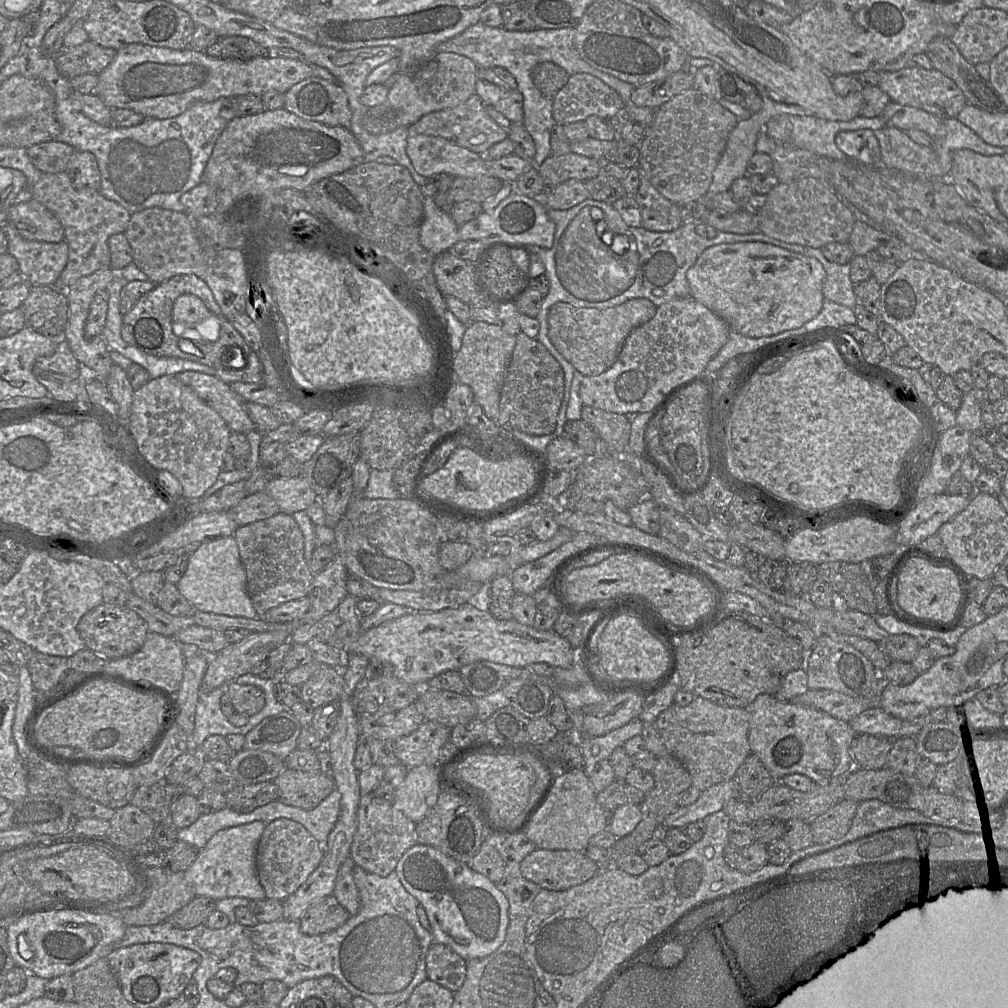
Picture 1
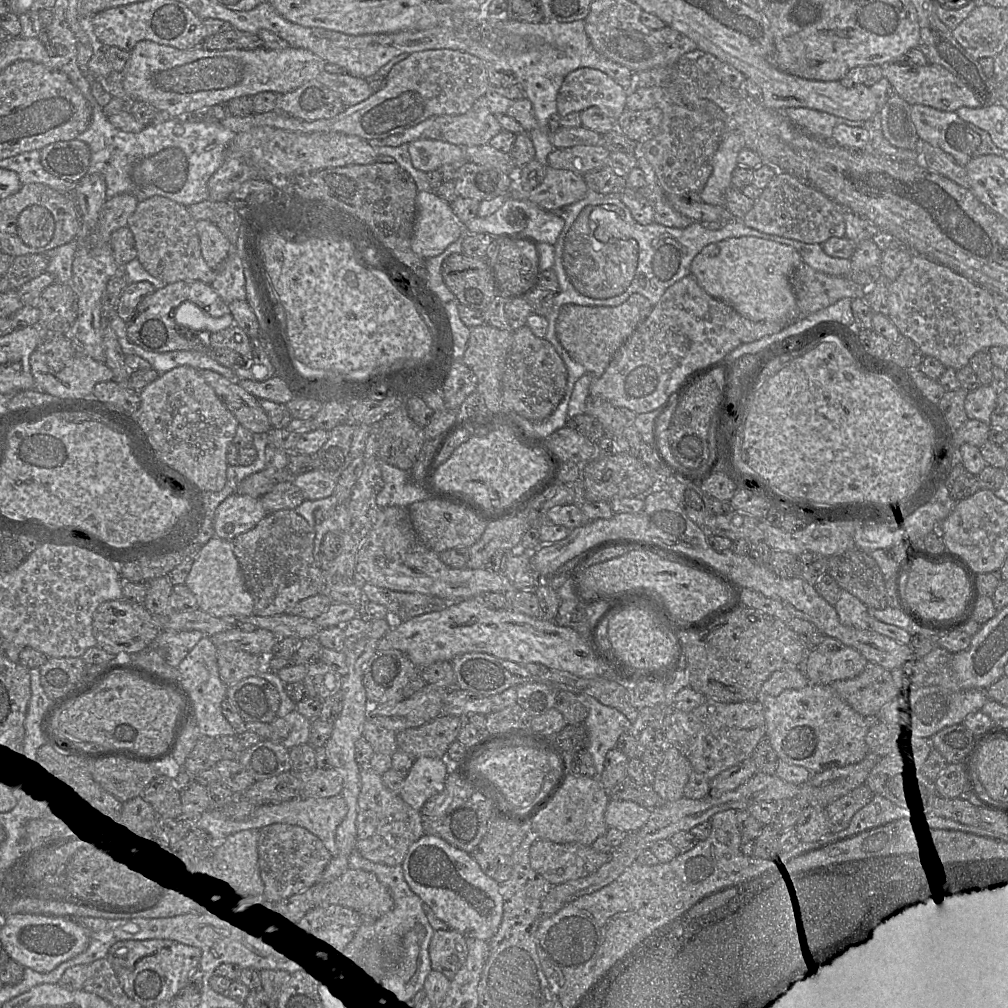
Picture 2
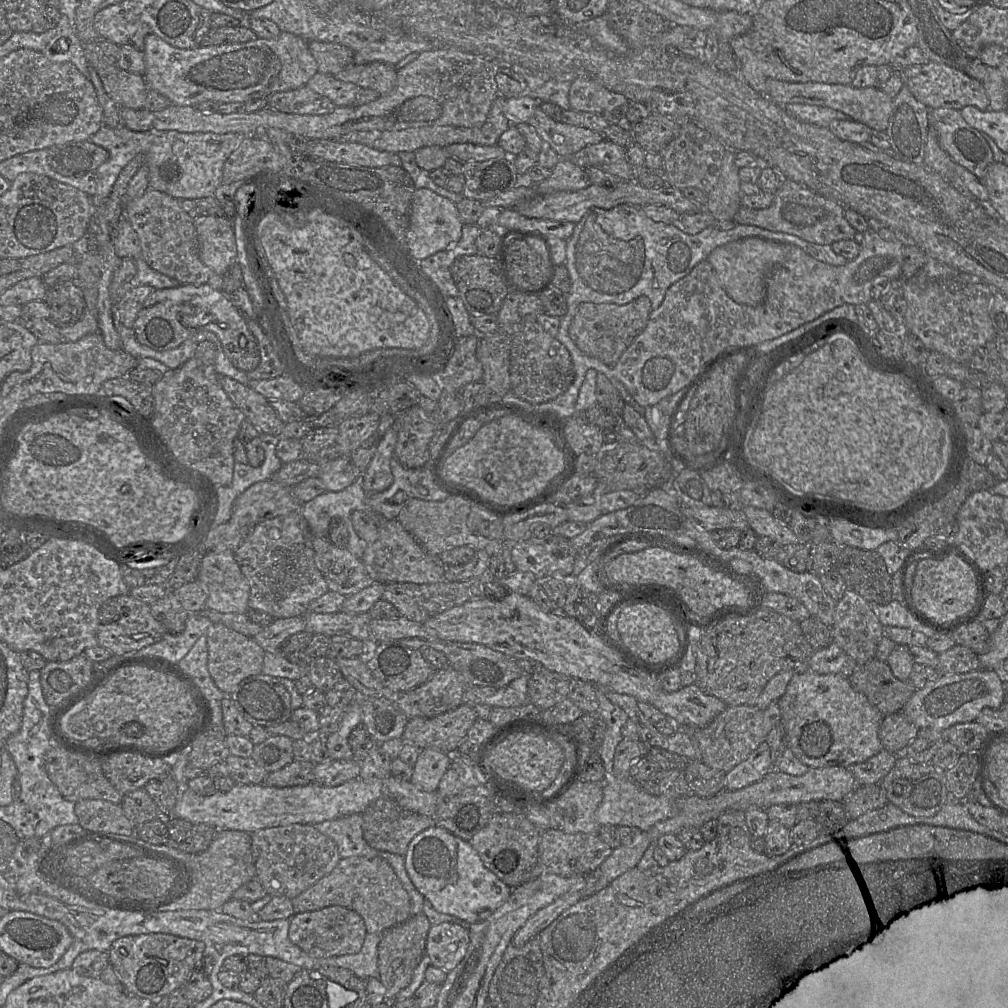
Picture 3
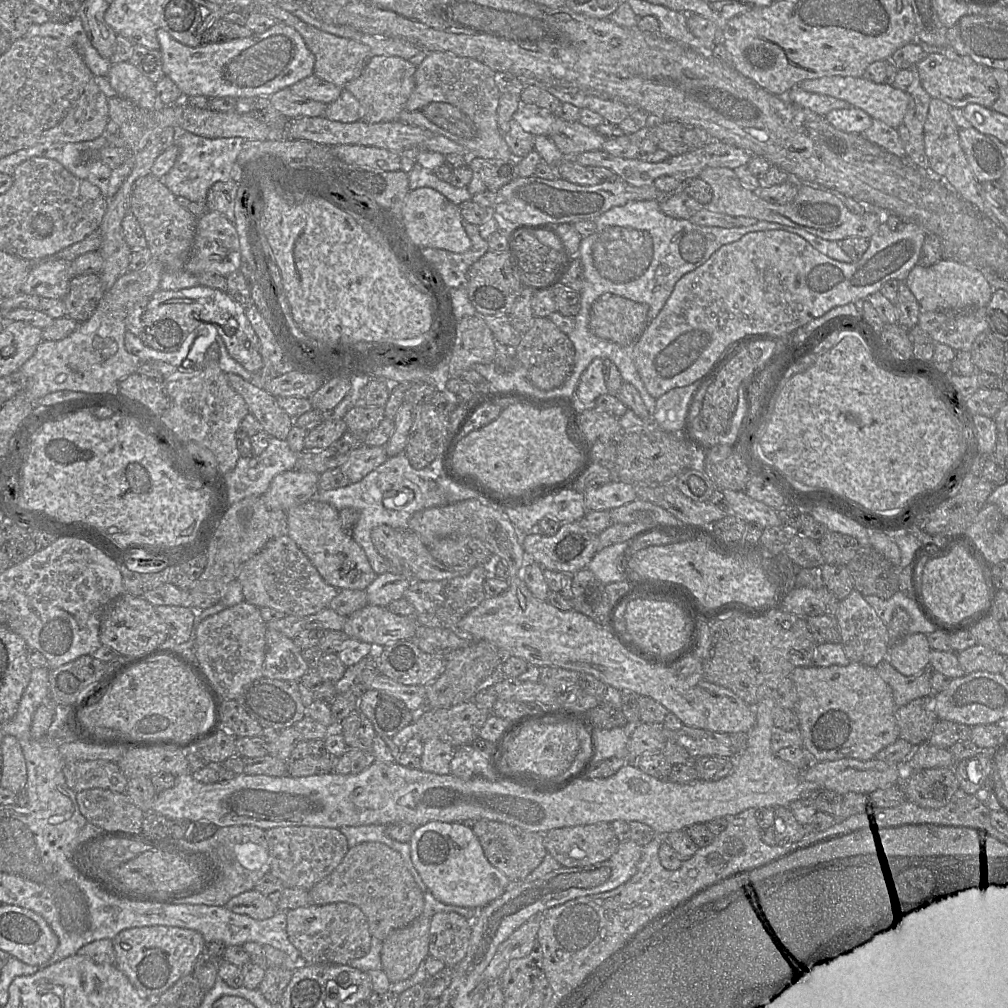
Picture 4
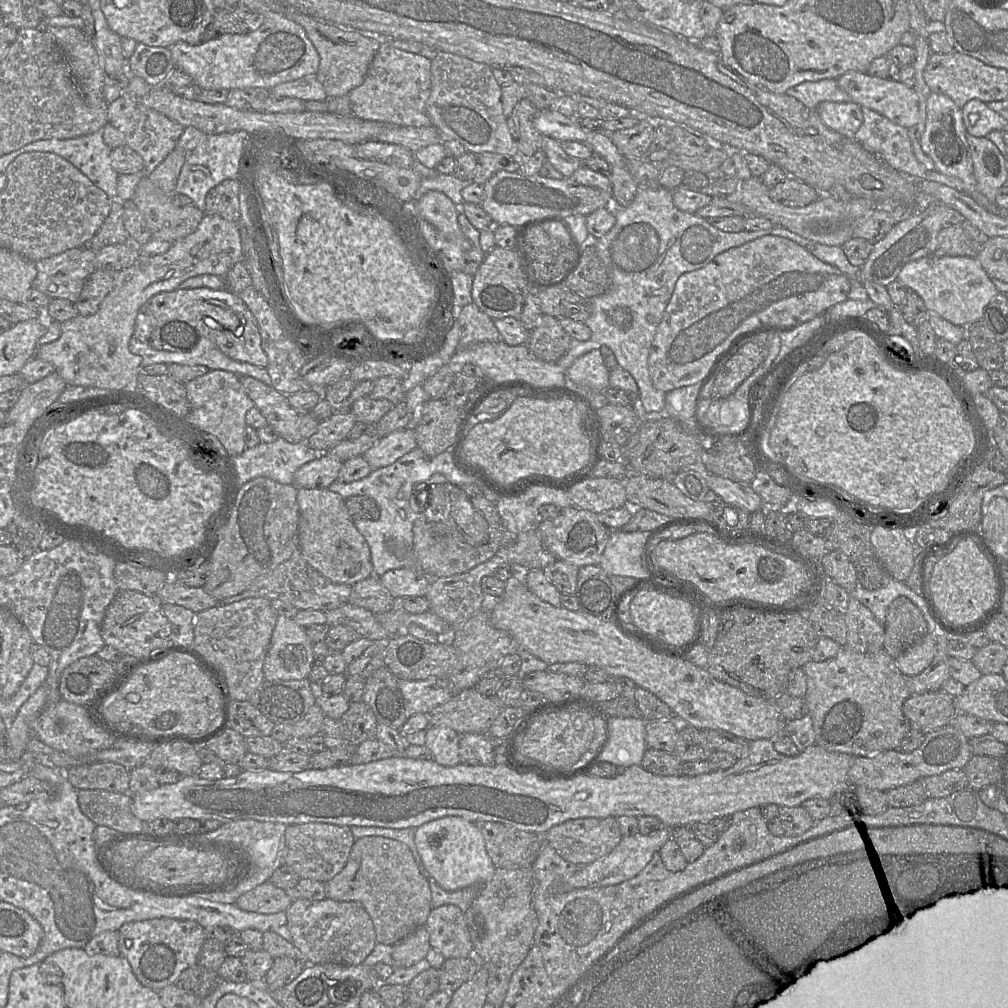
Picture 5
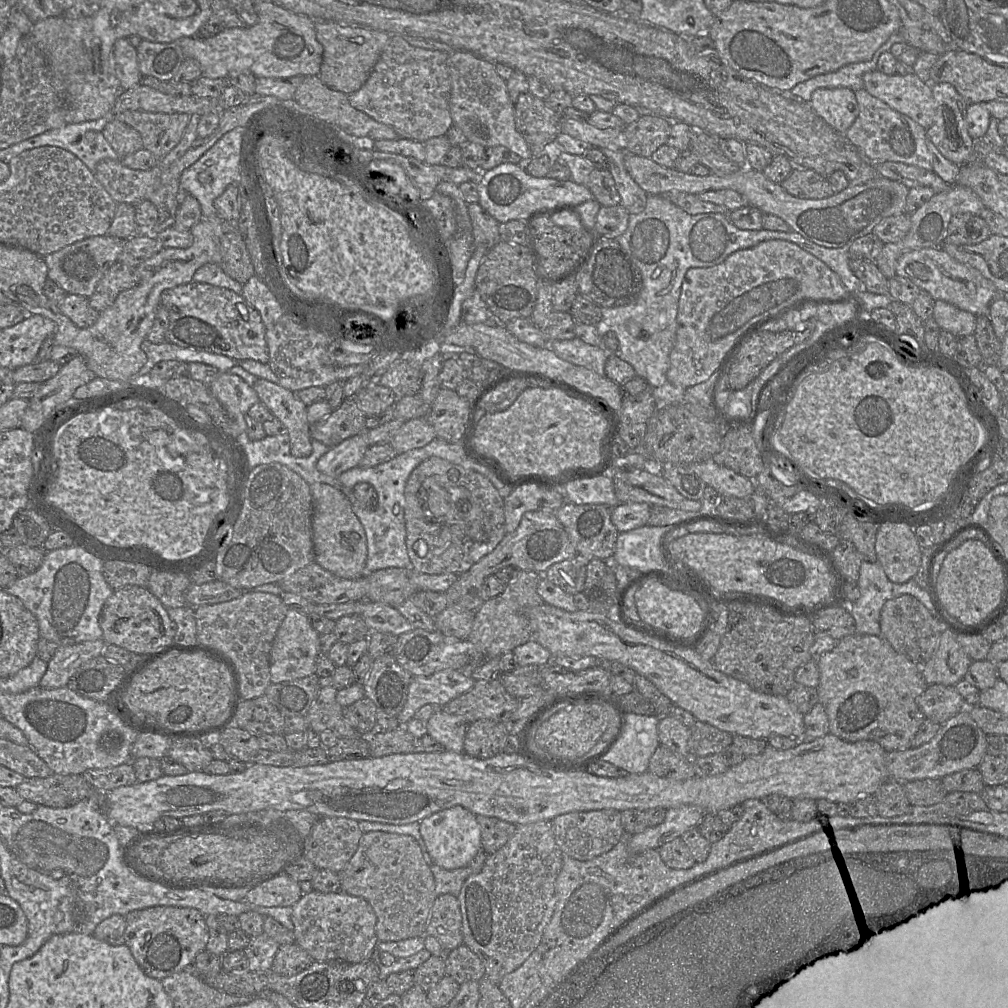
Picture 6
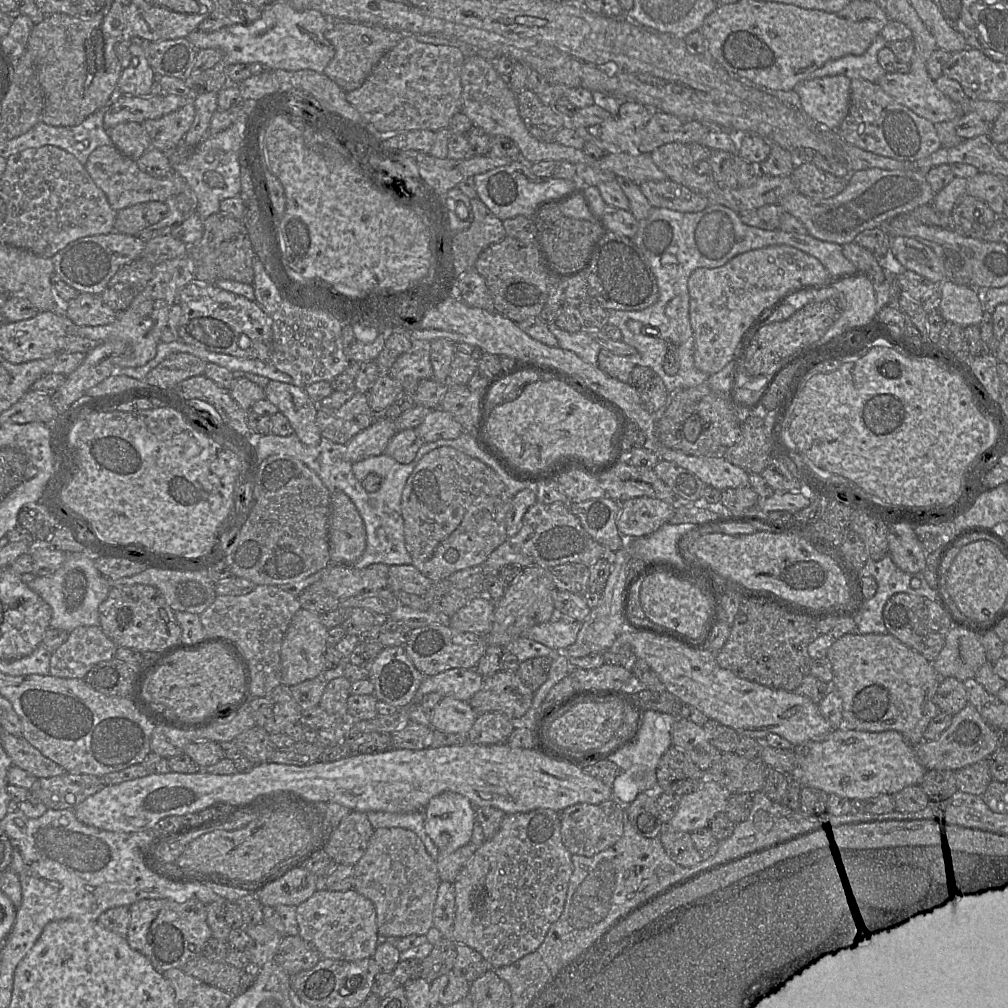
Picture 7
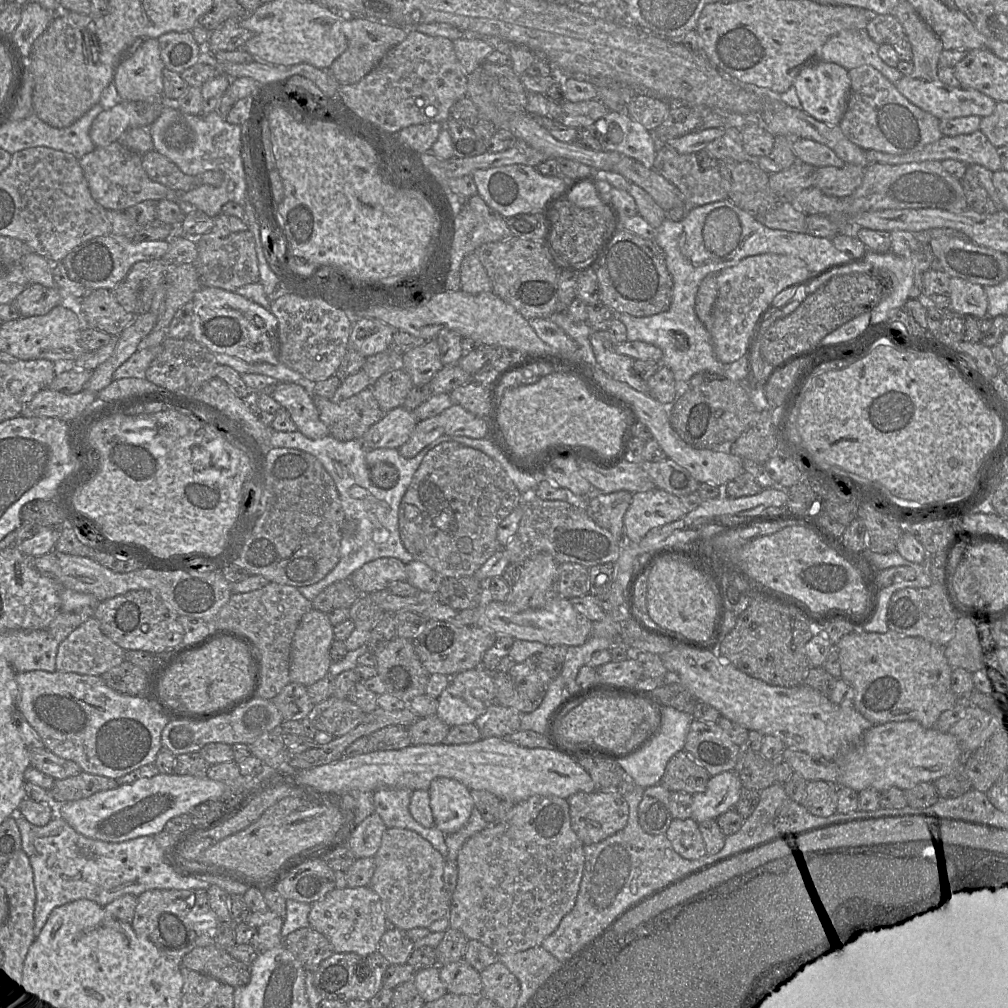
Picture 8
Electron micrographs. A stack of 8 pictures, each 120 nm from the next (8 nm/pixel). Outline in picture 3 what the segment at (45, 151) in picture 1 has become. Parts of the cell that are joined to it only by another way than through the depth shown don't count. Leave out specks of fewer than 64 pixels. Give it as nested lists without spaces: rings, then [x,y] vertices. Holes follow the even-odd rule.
[[[88,140],[48,148],[49,165],[59,174],[81,178],[109,159],[109,152]]]

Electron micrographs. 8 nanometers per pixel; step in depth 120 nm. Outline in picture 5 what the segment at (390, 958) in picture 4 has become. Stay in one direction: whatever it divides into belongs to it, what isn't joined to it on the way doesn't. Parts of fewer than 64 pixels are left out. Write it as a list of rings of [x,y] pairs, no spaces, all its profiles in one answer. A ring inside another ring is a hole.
[[[424,925],[393,945],[392,958],[396,967],[409,967],[424,959],[430,948],[429,932]]]

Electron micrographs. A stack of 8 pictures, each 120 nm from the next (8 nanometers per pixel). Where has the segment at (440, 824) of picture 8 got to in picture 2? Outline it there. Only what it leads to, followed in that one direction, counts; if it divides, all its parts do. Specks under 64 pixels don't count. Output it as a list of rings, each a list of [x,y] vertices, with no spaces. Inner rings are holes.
[[[424,835],[408,849],[402,868],[412,892],[451,930],[487,942],[498,932],[504,914],[500,885],[481,870],[471,854],[439,837]]]

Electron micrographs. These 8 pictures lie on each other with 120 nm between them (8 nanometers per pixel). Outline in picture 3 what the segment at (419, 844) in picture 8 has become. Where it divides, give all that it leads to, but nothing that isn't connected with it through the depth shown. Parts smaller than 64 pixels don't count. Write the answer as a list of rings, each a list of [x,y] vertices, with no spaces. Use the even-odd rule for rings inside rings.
[[[350,857],[341,859],[327,876],[291,899],[294,914],[341,906],[357,912],[364,920],[367,933],[382,934],[406,922],[412,915],[407,891],[391,865],[381,857]]]

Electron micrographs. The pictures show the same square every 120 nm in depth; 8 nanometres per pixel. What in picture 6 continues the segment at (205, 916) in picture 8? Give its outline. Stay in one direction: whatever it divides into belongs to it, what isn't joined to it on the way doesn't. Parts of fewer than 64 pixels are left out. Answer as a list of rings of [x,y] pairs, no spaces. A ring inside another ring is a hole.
[[[155,906],[128,913],[125,921],[125,945],[144,973],[159,981],[189,970],[208,940],[205,916],[195,908]]]

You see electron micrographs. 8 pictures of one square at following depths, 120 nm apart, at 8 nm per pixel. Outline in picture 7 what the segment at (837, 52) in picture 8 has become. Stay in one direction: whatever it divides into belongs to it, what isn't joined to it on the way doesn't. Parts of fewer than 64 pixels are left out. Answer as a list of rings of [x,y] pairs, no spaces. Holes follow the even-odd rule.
[[[878,35],[862,55],[846,55],[827,61],[821,68],[813,71],[807,79],[845,75],[849,79],[864,79],[876,83],[886,74],[878,62],[877,55],[887,45],[887,41]]]

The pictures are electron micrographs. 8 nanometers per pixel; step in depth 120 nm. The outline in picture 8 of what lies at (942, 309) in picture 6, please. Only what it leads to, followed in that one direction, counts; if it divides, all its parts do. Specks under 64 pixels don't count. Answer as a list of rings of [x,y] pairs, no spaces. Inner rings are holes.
[[[951,278],[948,289],[950,311],[964,316],[982,318],[988,309],[984,287],[960,278]]]

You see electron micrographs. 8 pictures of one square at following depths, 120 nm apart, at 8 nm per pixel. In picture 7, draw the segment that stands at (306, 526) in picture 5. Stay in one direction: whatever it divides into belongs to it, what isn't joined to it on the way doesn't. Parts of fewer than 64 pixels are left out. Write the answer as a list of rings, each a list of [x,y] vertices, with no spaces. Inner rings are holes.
[[[343,491],[331,493],[329,553],[332,564],[353,565],[366,548],[365,525],[356,506]]]

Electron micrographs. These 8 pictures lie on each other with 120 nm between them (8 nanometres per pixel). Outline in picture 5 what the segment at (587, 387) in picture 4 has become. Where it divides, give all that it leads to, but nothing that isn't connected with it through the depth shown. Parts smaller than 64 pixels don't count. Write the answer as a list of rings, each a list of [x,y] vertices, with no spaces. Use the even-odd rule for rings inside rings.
[[[594,349],[577,358],[566,371],[566,376],[578,386],[604,391],[610,387],[609,372],[600,349]]]

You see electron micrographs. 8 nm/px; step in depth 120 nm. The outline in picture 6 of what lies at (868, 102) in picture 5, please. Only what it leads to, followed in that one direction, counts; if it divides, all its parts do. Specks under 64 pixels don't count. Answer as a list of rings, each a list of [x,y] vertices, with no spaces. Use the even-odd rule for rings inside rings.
[[[875,70],[865,73],[862,79],[864,89],[873,97],[885,102],[899,113],[910,117],[925,129],[928,129],[933,124],[936,113],[936,102],[932,94],[931,84],[923,82],[913,72],[900,76],[886,75]]]

